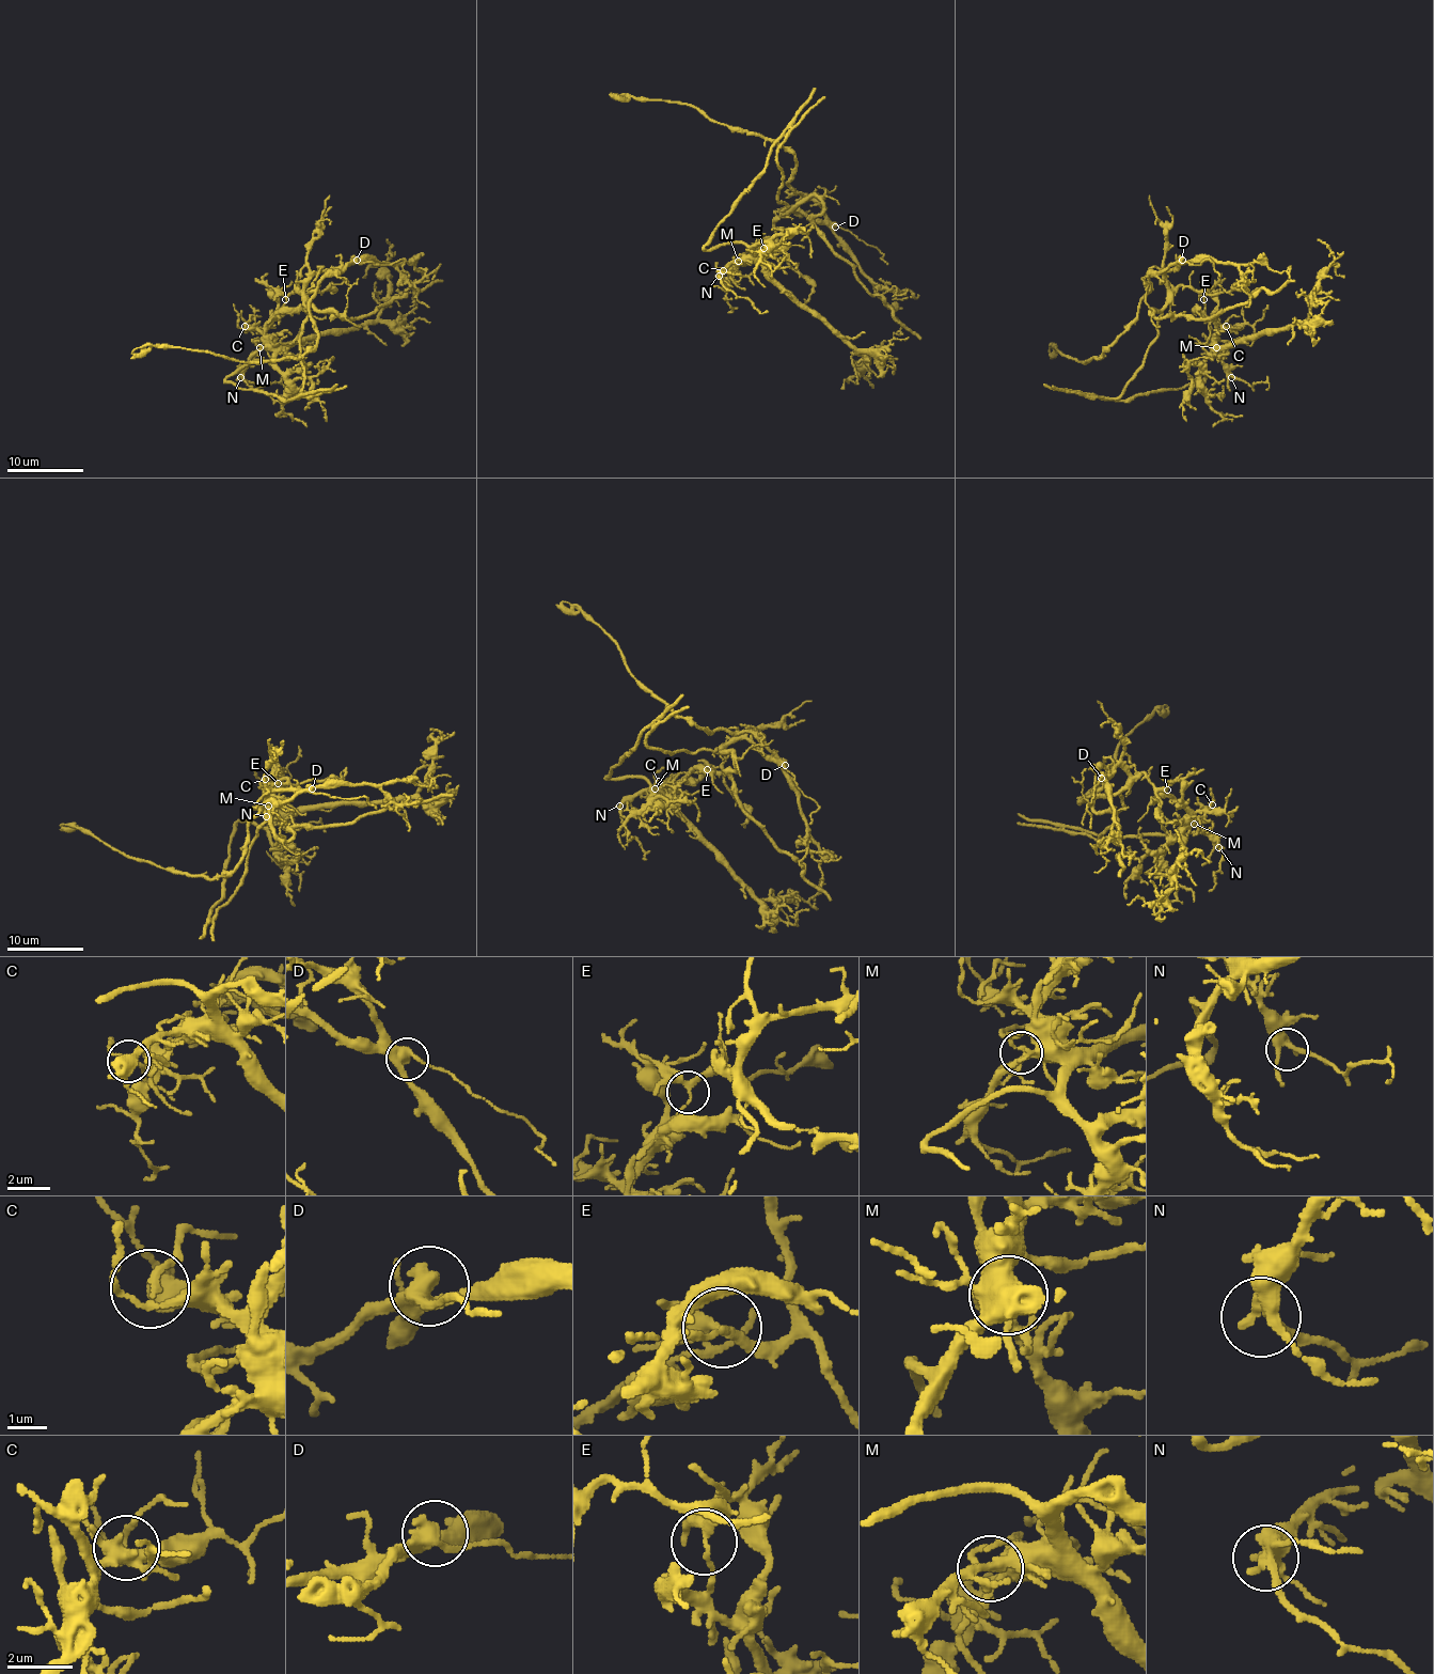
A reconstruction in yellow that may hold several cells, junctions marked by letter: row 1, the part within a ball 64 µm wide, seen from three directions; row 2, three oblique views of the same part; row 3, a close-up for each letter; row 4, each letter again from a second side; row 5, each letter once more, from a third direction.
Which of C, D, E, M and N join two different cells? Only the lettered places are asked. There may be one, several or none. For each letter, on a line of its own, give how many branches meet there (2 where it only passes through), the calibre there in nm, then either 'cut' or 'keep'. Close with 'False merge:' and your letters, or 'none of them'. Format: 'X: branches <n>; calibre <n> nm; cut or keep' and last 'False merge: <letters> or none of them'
C: branches 3; calibre 130 nm; keep
D: branches 3; calibre 380 nm; keep
E: branches 3; calibre 220 nm; cut
M: branches 4; calibre 260 nm; keep
N: branches 3; calibre 320 nm; keep
False merge: E

